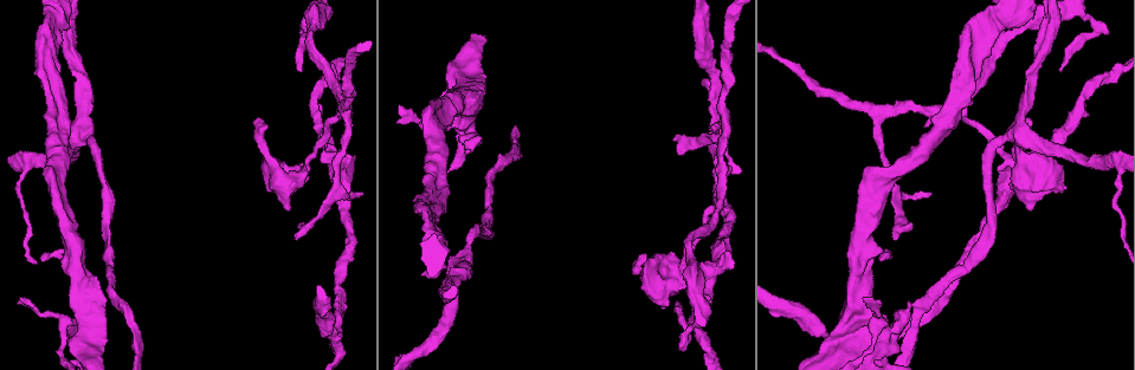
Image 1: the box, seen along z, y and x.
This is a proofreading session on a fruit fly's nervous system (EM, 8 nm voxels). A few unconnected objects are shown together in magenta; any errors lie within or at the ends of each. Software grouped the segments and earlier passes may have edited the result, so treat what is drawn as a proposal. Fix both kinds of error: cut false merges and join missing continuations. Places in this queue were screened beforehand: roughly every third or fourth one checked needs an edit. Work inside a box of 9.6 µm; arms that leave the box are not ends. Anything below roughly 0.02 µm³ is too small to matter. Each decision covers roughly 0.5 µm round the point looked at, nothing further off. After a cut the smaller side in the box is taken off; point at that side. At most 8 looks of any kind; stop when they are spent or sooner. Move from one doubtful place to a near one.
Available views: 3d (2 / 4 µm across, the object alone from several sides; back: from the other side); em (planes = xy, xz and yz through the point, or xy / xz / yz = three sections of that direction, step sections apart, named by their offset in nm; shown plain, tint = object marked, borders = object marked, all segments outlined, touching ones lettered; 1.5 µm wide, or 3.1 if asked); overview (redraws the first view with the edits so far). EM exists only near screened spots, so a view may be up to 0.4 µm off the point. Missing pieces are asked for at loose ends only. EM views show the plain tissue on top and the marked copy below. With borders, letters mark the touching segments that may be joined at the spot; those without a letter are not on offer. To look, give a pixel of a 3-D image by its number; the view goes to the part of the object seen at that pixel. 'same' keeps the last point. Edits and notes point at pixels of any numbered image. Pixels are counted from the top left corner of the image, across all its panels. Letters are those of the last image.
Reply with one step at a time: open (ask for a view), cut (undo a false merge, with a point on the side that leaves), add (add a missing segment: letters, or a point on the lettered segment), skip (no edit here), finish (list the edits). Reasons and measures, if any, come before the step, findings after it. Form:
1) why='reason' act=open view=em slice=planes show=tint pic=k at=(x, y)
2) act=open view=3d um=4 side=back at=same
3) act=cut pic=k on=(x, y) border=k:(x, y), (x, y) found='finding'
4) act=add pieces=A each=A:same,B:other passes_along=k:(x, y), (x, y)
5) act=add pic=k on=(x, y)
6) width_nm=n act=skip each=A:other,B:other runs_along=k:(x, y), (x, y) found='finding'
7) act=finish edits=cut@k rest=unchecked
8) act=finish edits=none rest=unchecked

why='thin end' act=open view=em slice=yz step=4 show=tint pic=1 at=(296, 239)

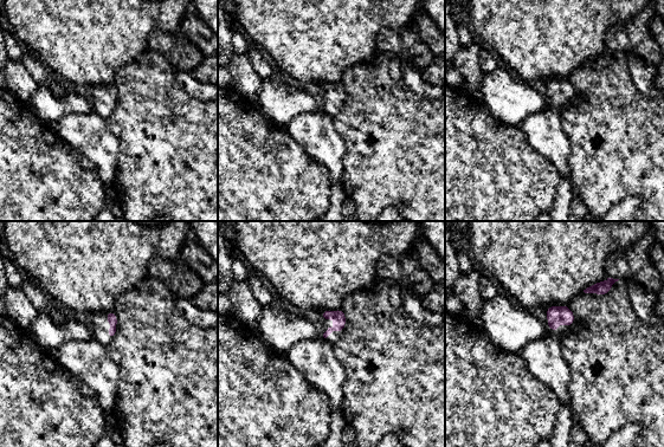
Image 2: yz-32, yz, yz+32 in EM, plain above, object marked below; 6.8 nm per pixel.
why='cut it another way' act=open view=em slice=planes show=borders at=same

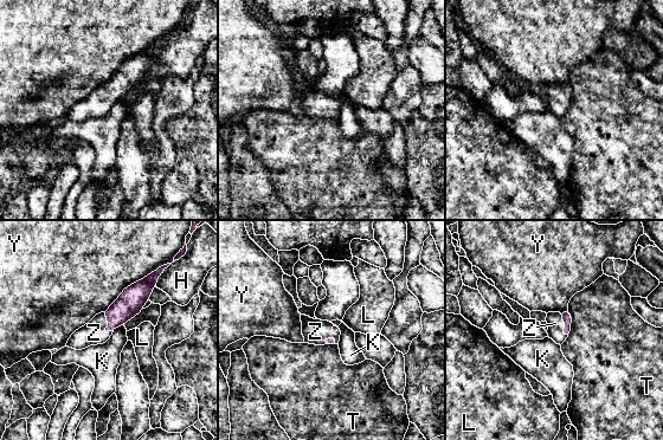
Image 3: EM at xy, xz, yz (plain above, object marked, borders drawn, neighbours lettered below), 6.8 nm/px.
longest_contact=Y:460nm act=add pieces=Z each=H:other,K:other,L:other,T:other,Y:other,Z:same found='the neuron continues'

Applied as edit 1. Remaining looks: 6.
act=open view=overview

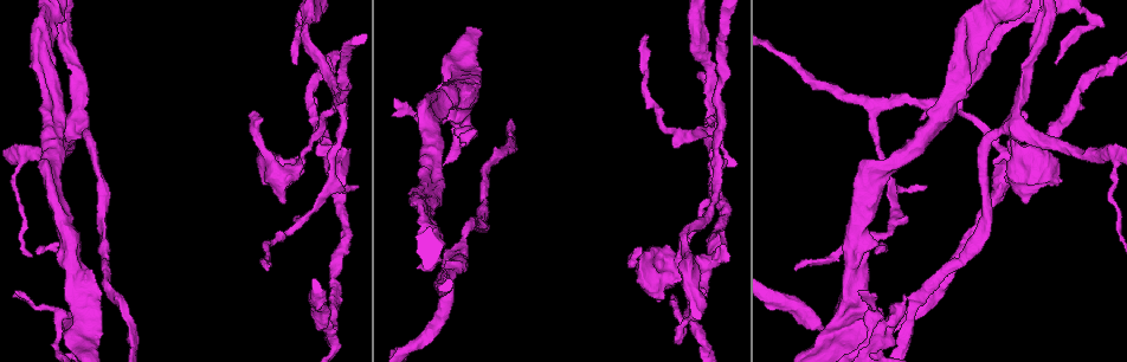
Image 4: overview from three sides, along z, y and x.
why='sudden change in width' act=open view=em slice=planes show=borders pic=4 at=(895, 318)

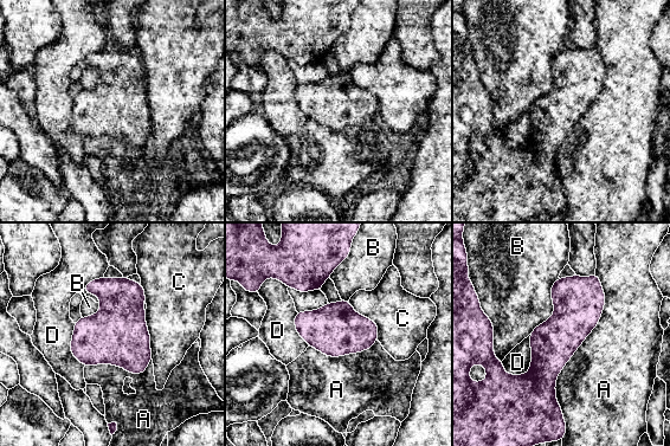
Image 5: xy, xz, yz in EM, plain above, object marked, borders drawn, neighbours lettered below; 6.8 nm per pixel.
act=skip each=A:other,B:other,C:other,D:other border=5:(596, 273), (562, 418) found='all the same neuron'

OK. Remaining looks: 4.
why='touches itself' act=open view=3d um=2 pic=4 at=(974, 17)

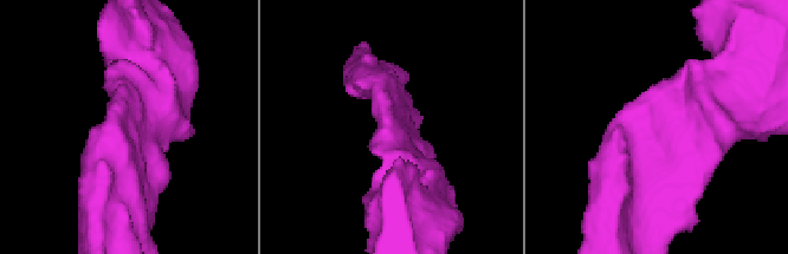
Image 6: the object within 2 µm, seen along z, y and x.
act=open view=em slice=planes show=tint pic=6 at=(117, 124)

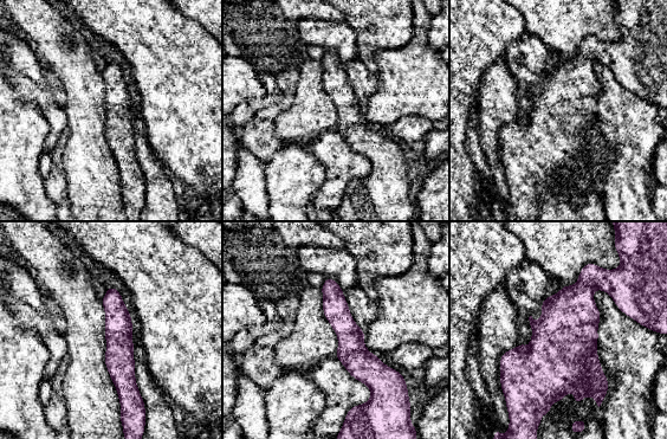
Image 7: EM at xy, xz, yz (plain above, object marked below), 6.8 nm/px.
act=open view=em slice=planes show=borders at=same

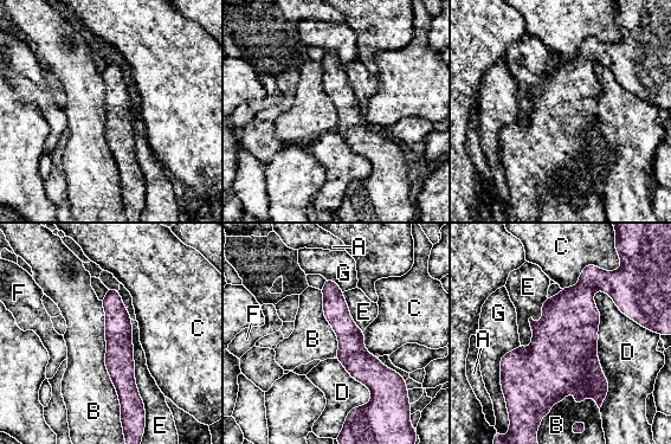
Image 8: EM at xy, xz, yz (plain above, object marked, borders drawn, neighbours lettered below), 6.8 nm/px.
longest_contact=B:800nm act=skip each=A:other,B:other,C:other,D:other,E:other,F:other,G:other border=8:(101, 301), (105, 368), (121, 414) found='one neuron here'

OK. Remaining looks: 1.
act=finish edits=add@3 rest=unchecked

